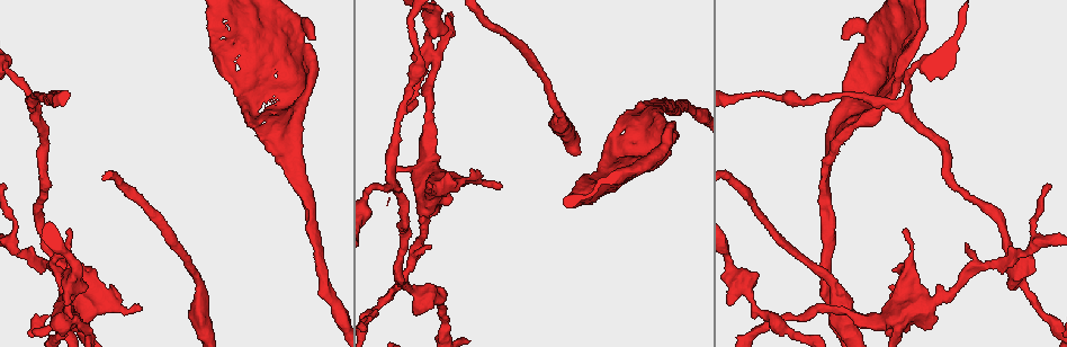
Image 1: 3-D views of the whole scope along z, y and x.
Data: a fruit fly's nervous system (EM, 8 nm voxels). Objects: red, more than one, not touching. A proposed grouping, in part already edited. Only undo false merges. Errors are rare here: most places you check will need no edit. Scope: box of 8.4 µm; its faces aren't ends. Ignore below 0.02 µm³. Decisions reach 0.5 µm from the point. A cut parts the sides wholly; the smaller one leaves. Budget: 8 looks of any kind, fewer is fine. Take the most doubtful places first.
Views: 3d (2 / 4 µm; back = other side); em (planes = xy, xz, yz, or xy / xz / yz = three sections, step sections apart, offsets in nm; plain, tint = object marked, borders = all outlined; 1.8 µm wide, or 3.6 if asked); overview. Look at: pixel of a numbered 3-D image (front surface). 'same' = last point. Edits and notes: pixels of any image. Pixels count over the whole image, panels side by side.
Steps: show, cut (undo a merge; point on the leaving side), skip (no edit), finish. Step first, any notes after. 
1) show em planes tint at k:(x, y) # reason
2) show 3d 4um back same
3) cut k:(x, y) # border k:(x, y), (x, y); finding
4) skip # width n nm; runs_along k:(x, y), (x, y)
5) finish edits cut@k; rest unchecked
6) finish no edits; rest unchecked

show em xy step 4 tint at 1:(230, 33) # narrows sharply

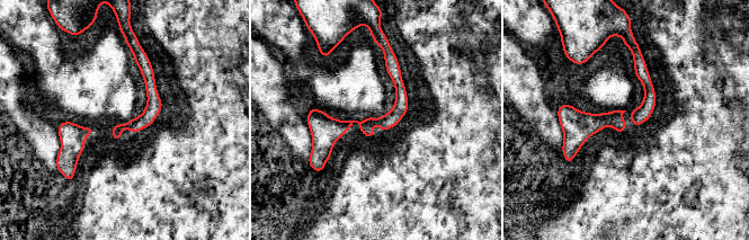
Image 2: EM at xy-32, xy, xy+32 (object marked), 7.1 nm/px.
skip # width 100 nm; runs_along 2:(389, 51), (400, 108), (340, 127), (323, 158); one neuron here

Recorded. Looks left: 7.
show em planes tint at 1:(643, 142) # closes a loop

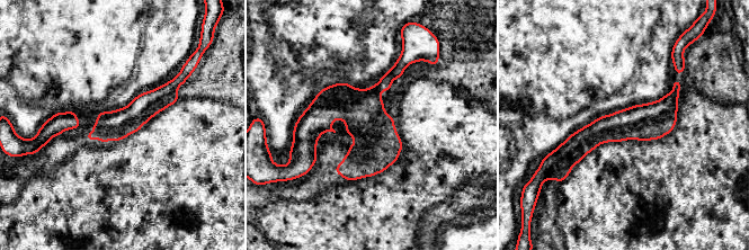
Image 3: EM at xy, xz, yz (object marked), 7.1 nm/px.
skip # continuous, no second neuron

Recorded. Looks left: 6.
show em 3.6um planes tint at 1:(830, 279)

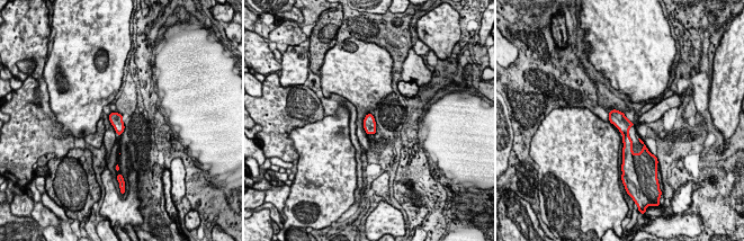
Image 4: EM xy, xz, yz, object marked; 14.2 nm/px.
skip # runs_along 4:(612, 113), (623, 124), (628, 154); one neuron here

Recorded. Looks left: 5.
finish no edits; rest unchecked

